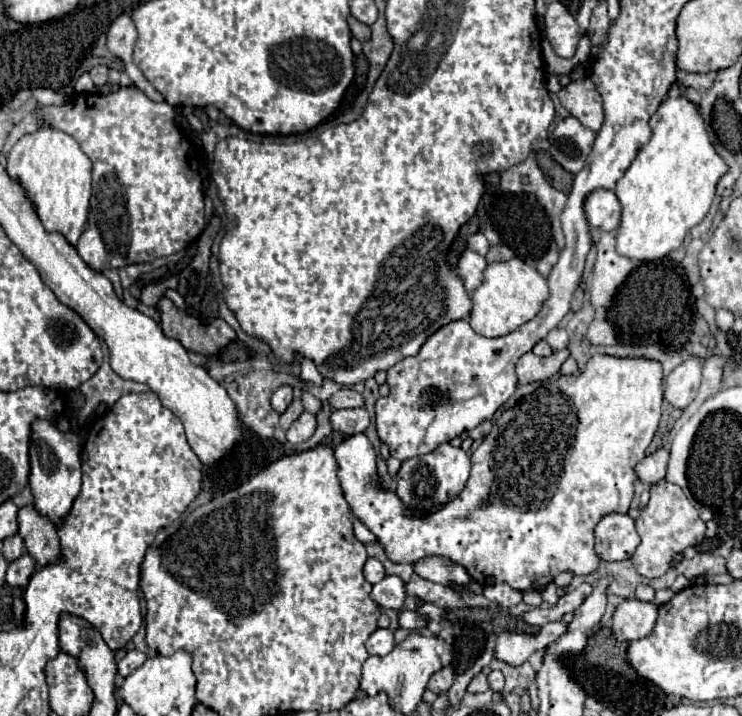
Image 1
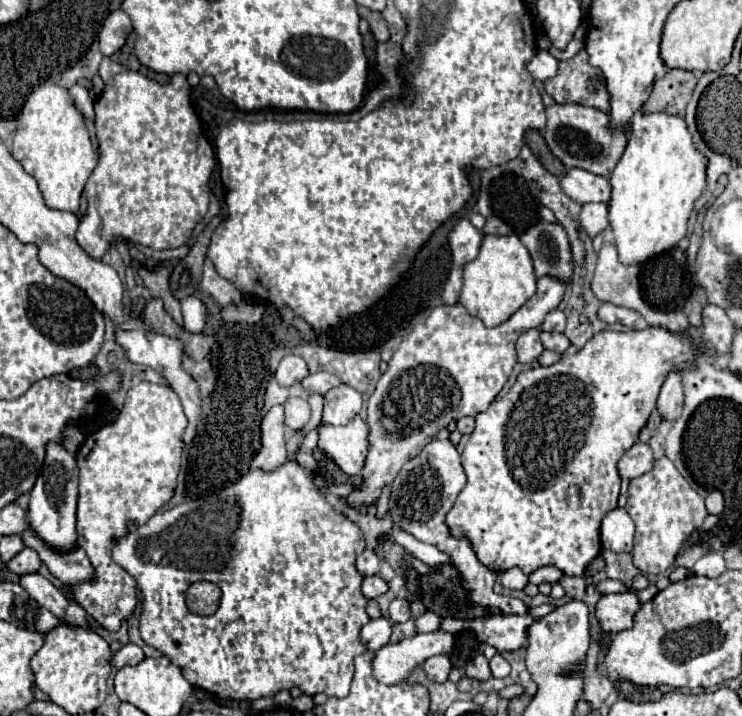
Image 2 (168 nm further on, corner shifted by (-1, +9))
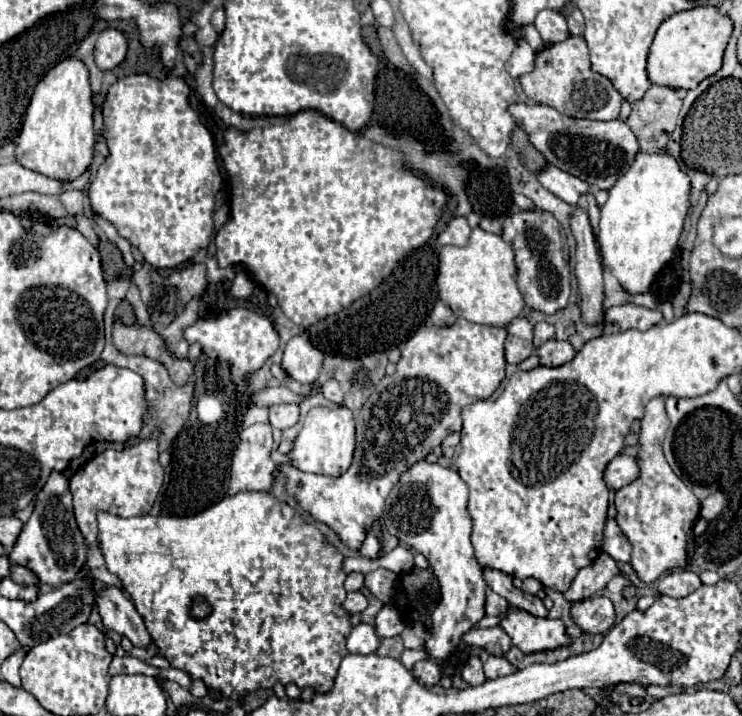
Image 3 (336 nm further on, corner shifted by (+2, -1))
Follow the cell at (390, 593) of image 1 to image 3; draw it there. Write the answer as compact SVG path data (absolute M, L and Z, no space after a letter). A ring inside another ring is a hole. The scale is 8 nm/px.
M350 592L342 604L350 614L354 612L364 612L368 606L368 598L362 592Z

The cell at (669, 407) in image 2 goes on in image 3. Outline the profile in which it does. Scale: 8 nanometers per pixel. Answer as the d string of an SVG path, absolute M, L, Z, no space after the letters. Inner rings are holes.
M664 396L648 402L640 430L640 478L616 492L616 522L632 544L632 568L646 584L656 582L662 574L686 566L686 536L700 516L700 500L672 472L664 454L662 440L668 432L668 414Z

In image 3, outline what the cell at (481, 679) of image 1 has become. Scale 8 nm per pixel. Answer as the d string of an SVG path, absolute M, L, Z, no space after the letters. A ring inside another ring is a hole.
M472 656L466 666L462 668L462 678L472 684L472 686L478 686L478 684L484 684L486 682L486 676L484 676L484 670L482 670L482 662L478 656Z

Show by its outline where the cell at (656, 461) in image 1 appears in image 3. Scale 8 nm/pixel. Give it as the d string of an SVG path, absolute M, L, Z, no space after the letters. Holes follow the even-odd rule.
M618 454L604 472L604 480L612 490L628 486L632 480L636 480L636 476L640 476L640 466L636 464L636 458L626 454Z

